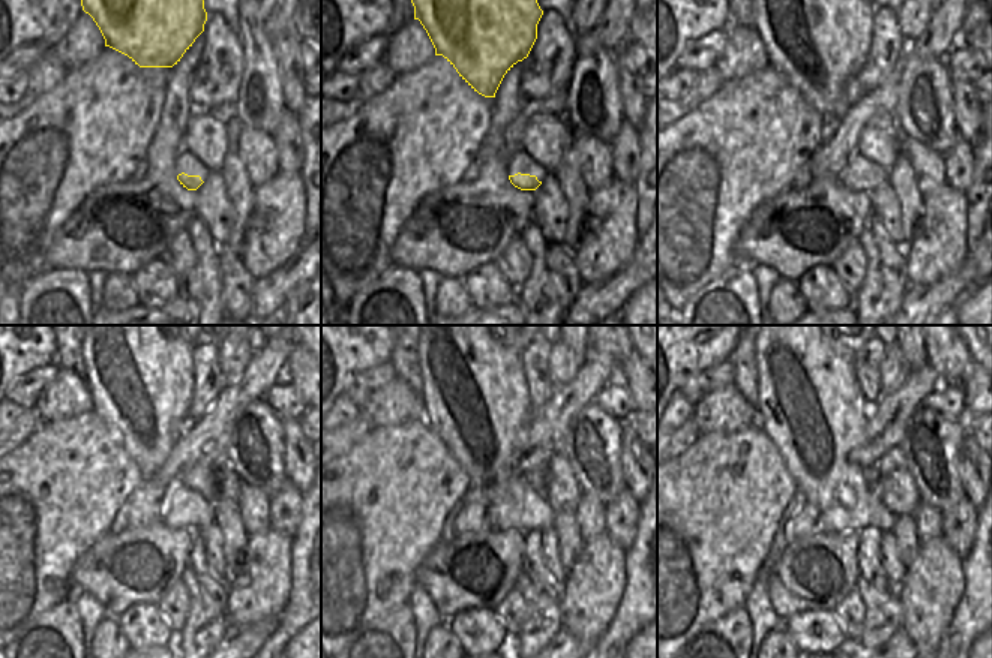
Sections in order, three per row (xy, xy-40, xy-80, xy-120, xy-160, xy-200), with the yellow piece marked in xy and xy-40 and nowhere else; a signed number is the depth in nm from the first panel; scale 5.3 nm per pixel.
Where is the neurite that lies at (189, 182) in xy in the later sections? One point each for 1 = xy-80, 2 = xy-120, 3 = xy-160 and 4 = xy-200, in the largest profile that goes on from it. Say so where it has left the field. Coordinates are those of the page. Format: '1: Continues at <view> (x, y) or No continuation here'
1: Continues at xy-80 (862, 183)
2: Continues at xy-120 (173, 519)
3: Continues at xy-160 (476, 400)
4: Continues at xy-200 (811, 406)

